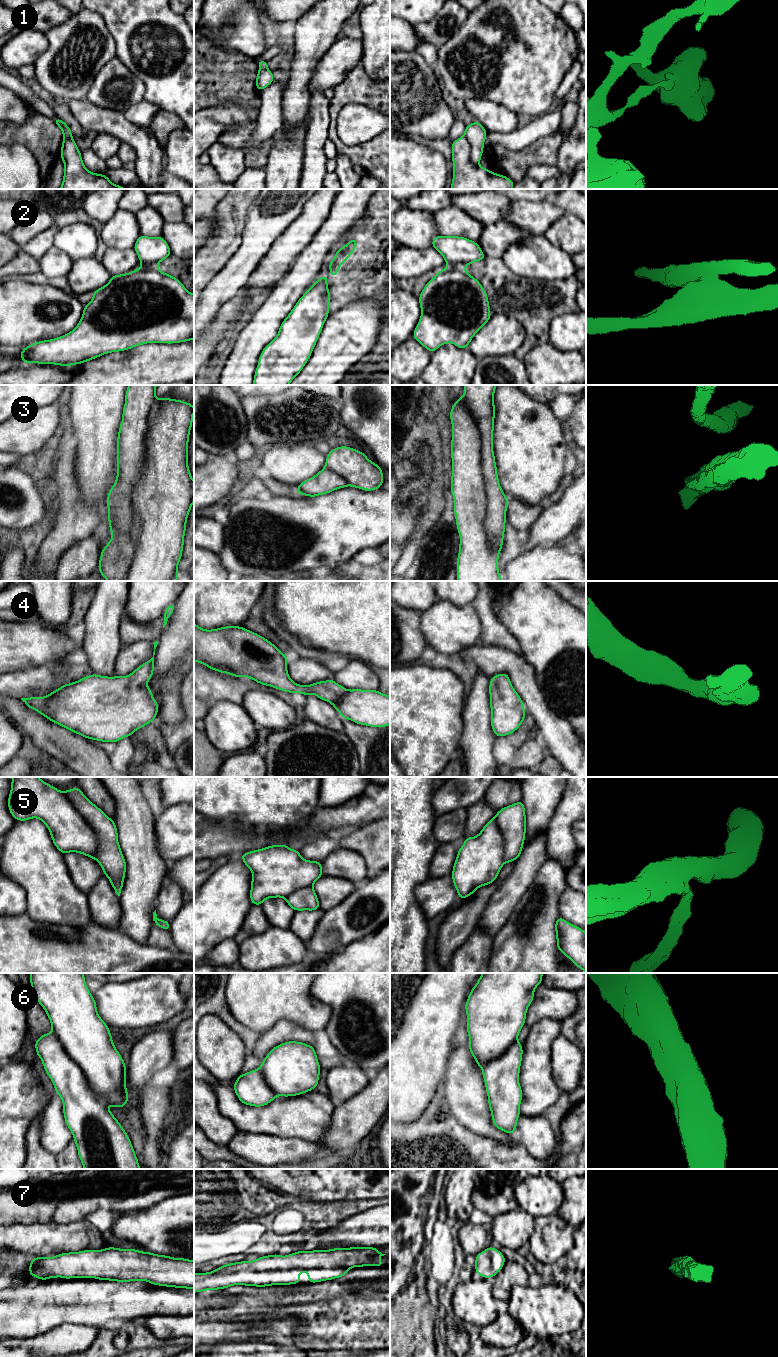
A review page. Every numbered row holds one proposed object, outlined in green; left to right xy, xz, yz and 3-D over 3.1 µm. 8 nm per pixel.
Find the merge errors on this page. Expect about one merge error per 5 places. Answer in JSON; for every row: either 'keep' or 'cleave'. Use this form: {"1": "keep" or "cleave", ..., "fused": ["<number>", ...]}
{"1": "cleave", "2": "cleave", "3": "keep", "4": "keep", "5": "keep", "6": "keep", "7": "keep", "fused": ["1", "2"]}

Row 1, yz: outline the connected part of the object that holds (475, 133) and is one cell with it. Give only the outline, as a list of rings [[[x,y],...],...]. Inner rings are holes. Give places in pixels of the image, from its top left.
[[[476,120],[465,127],[464,136],[470,143],[470,159],[475,166],[479,166],[487,134],[486,129]]]

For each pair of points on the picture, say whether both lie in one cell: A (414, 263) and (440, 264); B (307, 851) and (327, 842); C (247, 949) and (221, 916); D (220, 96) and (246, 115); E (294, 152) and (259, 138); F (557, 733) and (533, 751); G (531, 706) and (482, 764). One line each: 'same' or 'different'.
A: same
B: same
C: different
D: different
E: different
F: different
G: different

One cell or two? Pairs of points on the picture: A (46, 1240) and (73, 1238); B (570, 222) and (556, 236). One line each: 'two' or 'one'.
A: one
B: one

